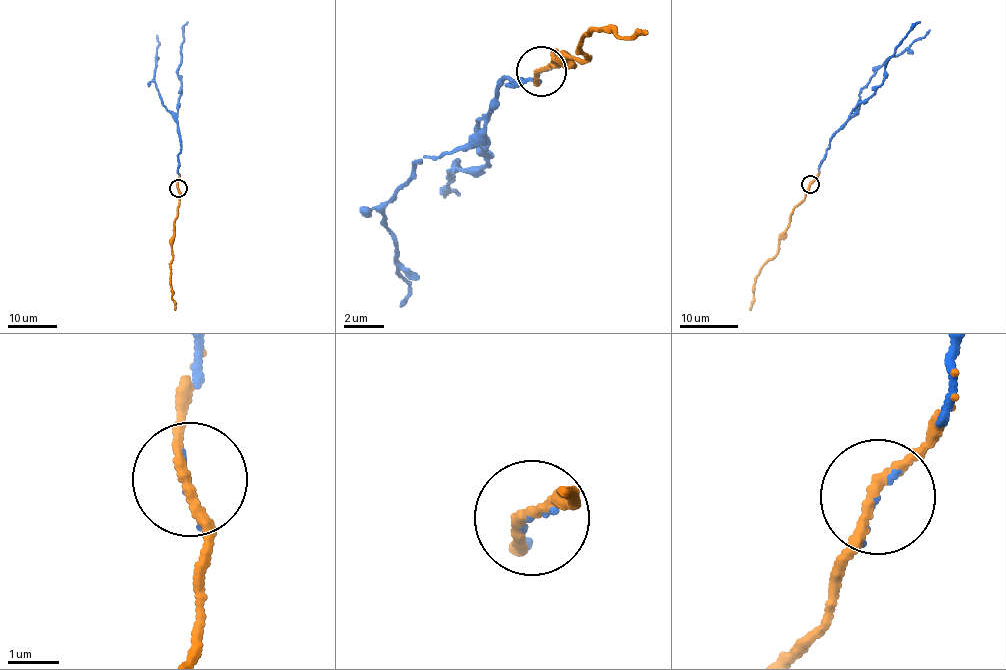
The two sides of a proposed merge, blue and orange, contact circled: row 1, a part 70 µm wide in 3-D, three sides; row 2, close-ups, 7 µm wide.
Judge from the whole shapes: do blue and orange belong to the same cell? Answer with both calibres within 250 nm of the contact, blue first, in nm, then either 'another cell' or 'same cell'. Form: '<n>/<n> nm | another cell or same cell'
50/180 nm | same cell

